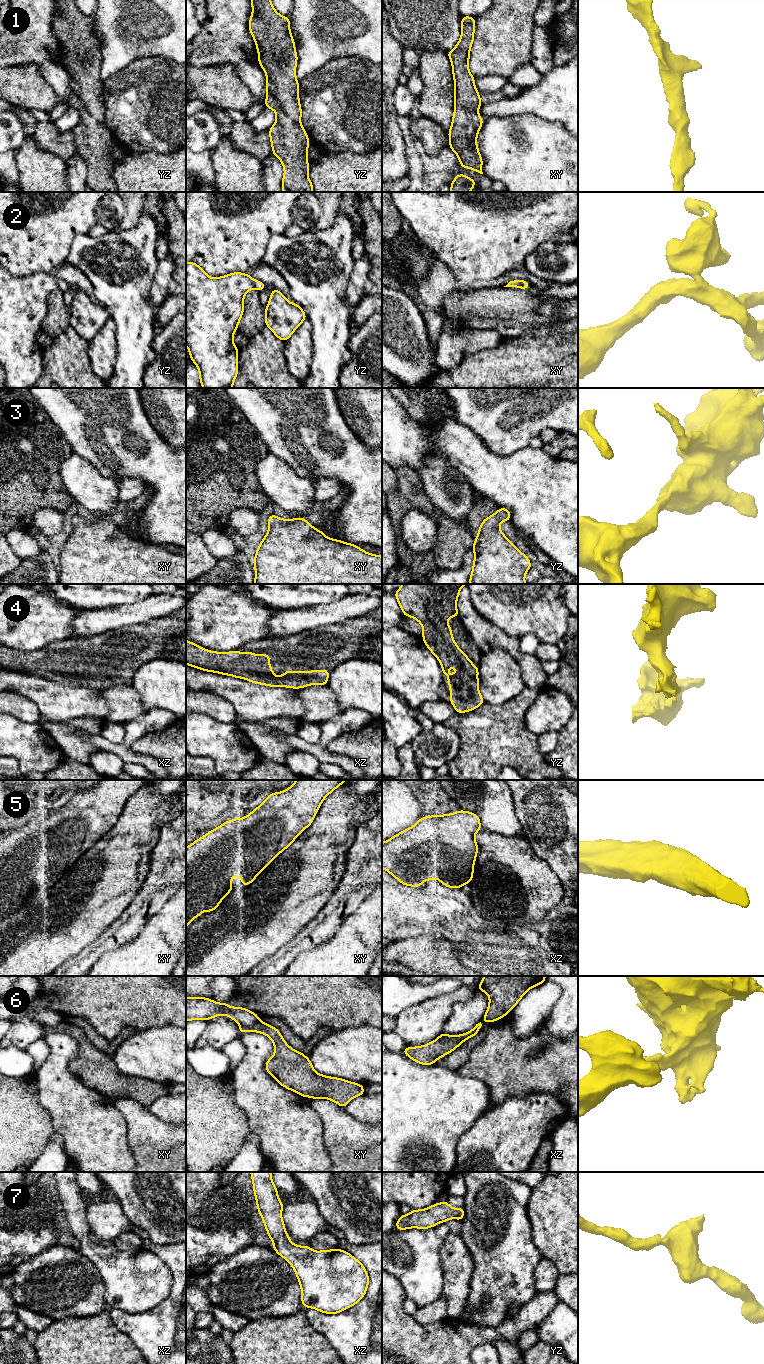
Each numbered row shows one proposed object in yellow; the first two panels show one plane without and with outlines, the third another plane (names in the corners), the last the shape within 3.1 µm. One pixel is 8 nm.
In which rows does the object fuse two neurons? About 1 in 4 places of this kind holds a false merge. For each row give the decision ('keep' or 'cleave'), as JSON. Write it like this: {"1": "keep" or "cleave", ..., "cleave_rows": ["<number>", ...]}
{"1": "keep", "2": "keep", "3": "keep", "4": "keep", "5": "keep", "6": "cleave", "7": "keep", "cleave_rows": ["6"]}

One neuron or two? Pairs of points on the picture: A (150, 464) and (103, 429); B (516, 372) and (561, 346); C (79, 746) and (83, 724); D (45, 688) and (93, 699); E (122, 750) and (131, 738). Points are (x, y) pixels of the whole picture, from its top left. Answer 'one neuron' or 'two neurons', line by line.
A: one neuron
B: one neuron
C: one neuron
D: one neuron
E: two neurons

